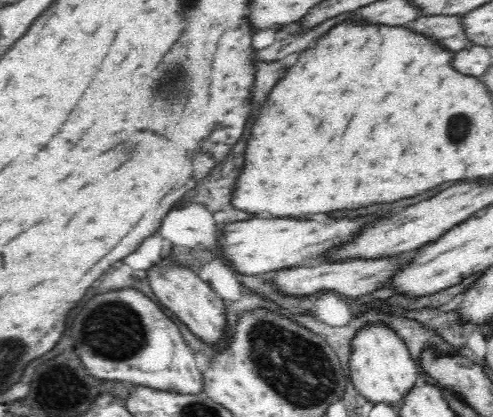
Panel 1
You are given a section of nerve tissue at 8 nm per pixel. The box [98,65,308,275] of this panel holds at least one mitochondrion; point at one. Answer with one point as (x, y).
(129, 145)

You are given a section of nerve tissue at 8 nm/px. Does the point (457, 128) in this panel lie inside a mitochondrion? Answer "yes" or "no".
yes

